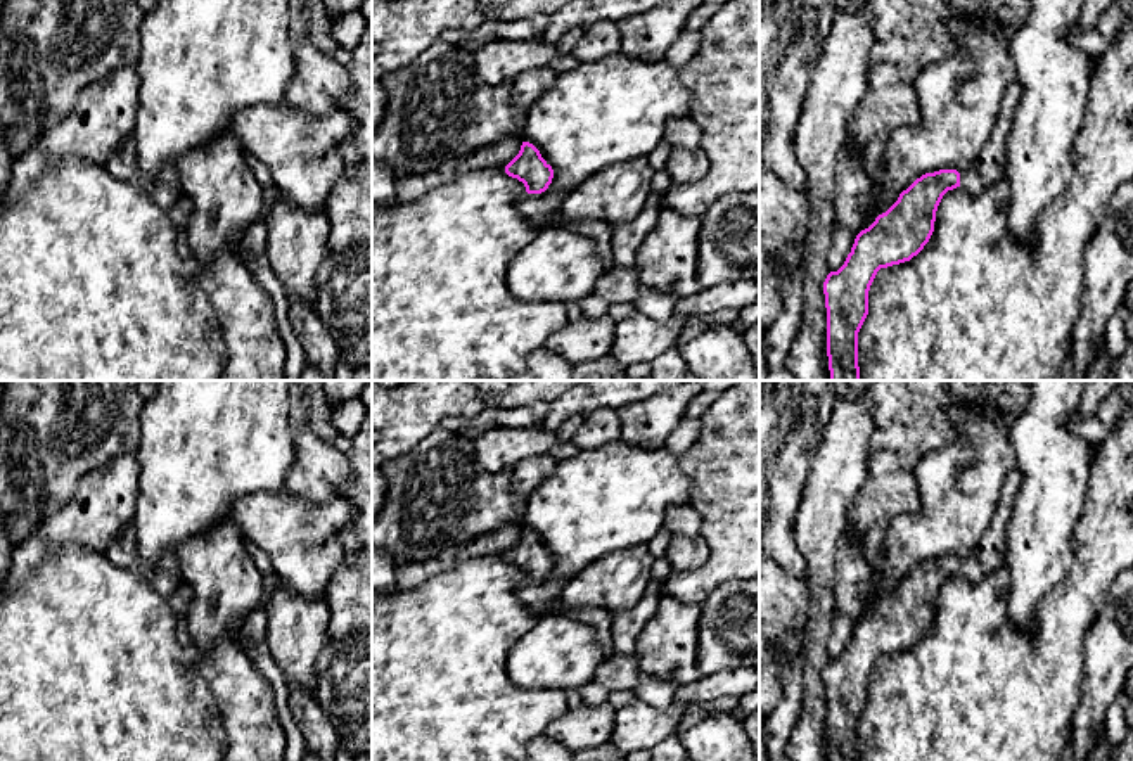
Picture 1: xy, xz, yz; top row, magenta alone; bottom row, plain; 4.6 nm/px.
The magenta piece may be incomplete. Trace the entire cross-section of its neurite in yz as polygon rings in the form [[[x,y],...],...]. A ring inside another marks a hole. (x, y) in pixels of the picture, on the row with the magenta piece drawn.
[[[1015,81],[1003,93],[993,130],[970,164],[962,173],[939,169],[917,178],[886,213],[856,235],[844,265],[827,275],[823,294],[830,380],[861,380],[858,332],[868,315],[868,291],[877,272],[910,261],[924,249],[948,190],[962,187],[977,195],[1002,176],[1019,99],[1021,85]]]

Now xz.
[[[522,142],[519,154],[505,166],[505,173],[526,187],[528,195],[519,201],[519,213],[533,225],[545,227],[567,195],[566,190],[548,187],[554,178],[552,166],[533,144]]]

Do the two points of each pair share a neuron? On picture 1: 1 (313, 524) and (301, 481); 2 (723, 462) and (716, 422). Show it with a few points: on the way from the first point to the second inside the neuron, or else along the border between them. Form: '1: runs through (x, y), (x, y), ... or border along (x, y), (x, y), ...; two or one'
1: border along (286, 486), (313, 502), (338, 497); two
2: runs through (723, 452), (723, 433); one

